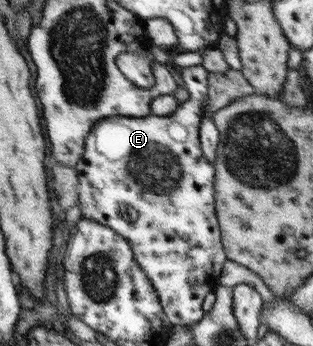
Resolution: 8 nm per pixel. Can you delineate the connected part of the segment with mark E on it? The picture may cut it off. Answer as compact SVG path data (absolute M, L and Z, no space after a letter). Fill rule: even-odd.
M202 66L181 68L183 88L189 96L170 115L110 116L110 121L98 121L85 139L81 158L73 166L80 183L80 203L77 206L81 217L109 226L128 241L134 261L141 266L157 292L165 318L174 325L193 325L201 319L202 299L216 287L214 281L226 261L224 247L220 245L221 232L216 214L216 188L213 185L216 170L202 157L198 143L198 119L202 101L207 97L208 74ZM180 111L186 115L186 121L182 123L178 121Z

